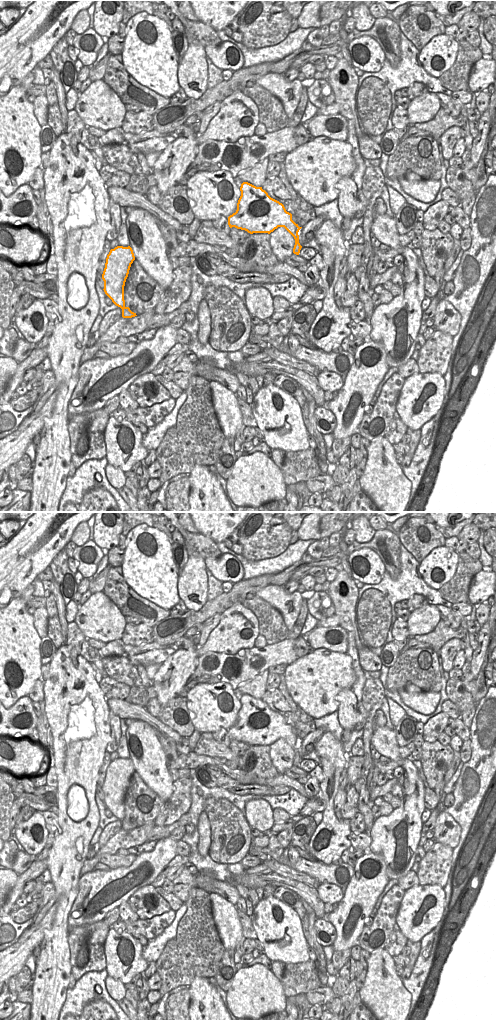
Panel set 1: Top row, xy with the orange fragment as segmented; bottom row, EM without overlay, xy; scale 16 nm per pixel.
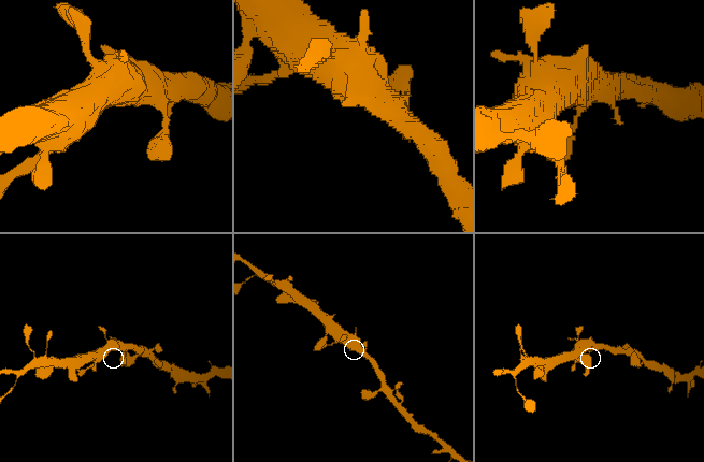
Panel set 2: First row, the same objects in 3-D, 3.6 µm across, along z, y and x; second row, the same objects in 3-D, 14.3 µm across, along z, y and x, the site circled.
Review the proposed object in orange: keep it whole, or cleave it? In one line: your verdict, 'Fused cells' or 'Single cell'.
Single cell.

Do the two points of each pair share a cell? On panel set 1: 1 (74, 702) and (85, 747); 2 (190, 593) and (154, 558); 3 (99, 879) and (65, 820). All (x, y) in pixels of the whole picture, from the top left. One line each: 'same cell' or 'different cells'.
1: same cell
2: different cells
3: different cells

